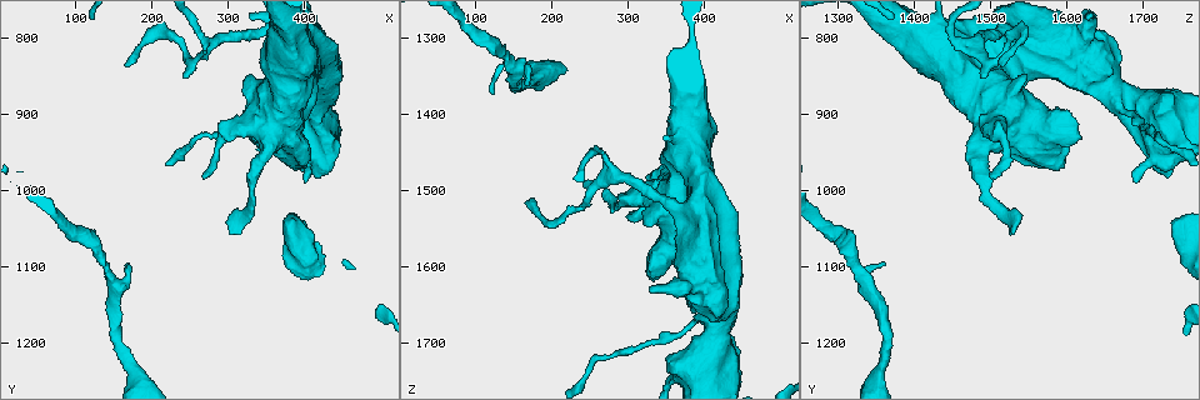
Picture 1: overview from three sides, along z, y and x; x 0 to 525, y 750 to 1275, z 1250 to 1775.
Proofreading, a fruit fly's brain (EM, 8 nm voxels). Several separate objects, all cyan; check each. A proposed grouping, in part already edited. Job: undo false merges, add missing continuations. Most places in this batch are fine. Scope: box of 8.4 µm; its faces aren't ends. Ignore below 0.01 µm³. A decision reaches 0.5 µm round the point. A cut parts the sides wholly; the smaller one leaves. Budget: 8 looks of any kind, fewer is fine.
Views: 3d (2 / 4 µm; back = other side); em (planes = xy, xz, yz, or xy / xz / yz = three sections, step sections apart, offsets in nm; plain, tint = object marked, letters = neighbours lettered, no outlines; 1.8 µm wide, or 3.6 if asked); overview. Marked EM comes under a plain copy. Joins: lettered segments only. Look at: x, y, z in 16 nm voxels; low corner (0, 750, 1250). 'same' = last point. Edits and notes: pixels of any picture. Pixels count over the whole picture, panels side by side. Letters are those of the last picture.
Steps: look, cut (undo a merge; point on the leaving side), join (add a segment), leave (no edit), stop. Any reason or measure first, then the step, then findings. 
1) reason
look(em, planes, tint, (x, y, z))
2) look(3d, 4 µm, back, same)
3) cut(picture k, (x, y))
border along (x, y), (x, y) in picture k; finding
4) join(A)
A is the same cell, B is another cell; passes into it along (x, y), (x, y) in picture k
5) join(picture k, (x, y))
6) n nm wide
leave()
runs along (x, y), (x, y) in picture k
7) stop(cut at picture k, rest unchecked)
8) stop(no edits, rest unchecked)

look(em, planes, tint, (165, 840, 1515))

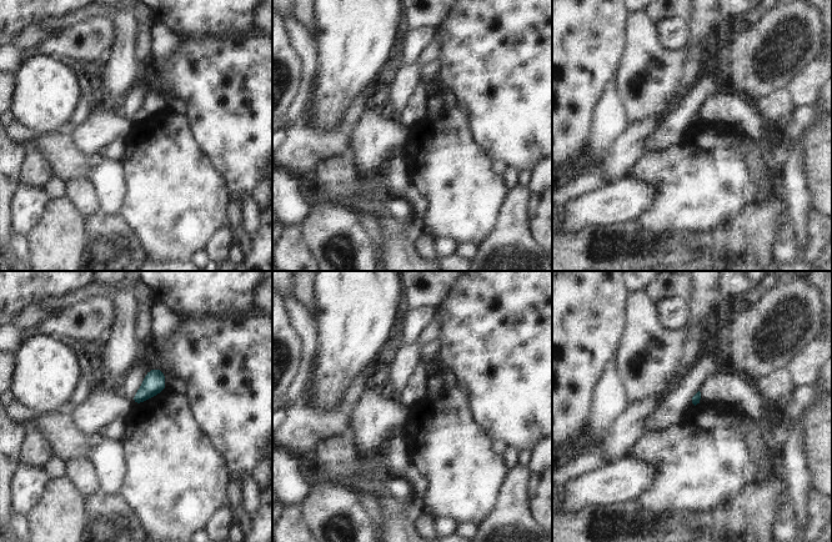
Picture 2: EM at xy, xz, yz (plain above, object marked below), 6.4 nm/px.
look(em, planes, letters, same)

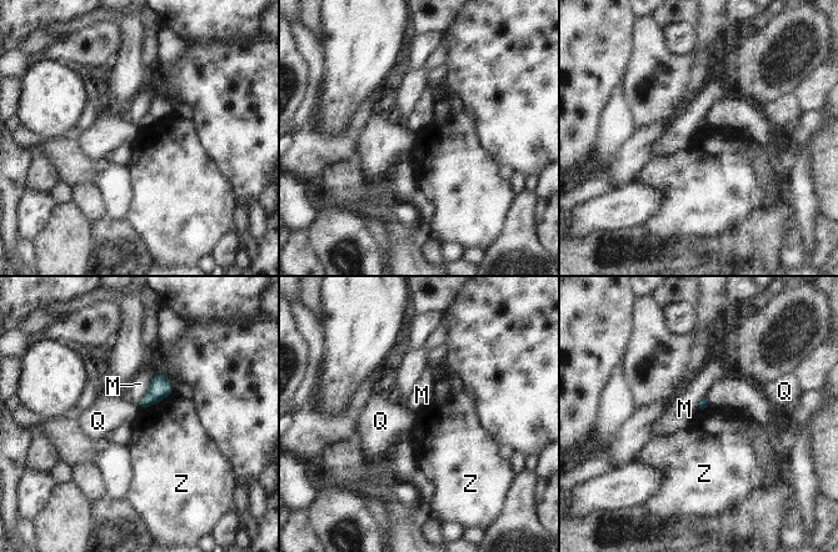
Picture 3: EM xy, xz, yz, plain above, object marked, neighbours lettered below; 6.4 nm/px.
leave()
M, Q and Z are other cells; border along (153, 377), (139, 402), (139, 409) in picture 3; no lettered segment goes on from it

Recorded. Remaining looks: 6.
calibre changes
look(em, 3.6 µm, planes, letters, (395, 815, 1625))

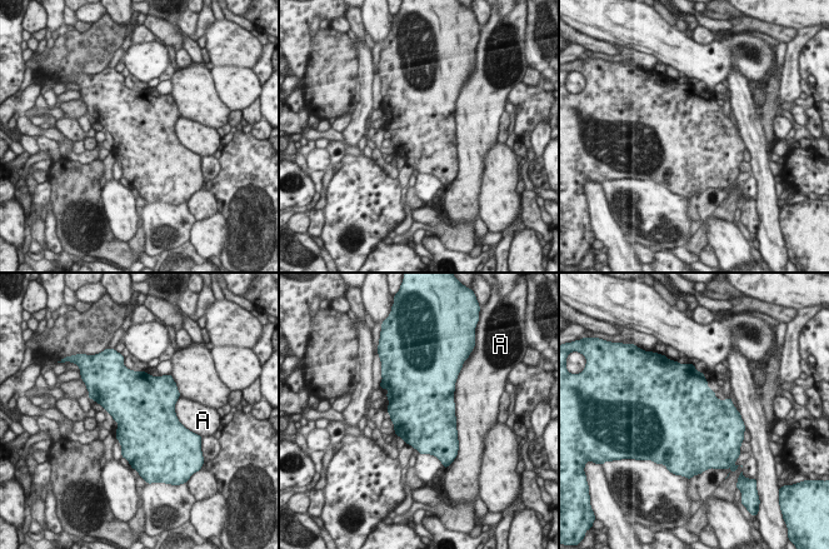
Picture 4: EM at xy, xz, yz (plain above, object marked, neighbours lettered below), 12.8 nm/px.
A touches over 600 nm
leave()
A is another cell; border along (454, 389), (454, 415), (458, 433) in picture 4; continuous, no second neuron

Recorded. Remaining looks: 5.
free end
look(3d, 2 µm, (170, 1095, 1360))

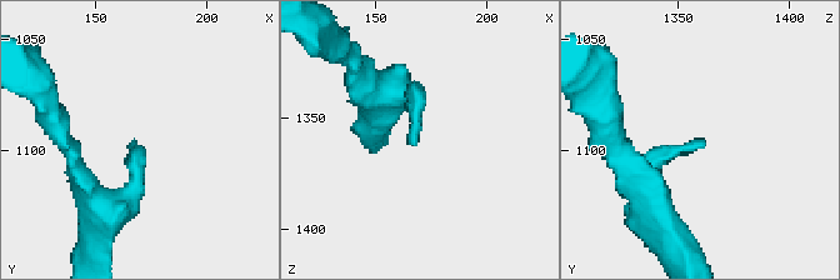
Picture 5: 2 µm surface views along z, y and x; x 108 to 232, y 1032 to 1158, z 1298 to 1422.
look(em, planes, letters, (166, 1096, 1363))

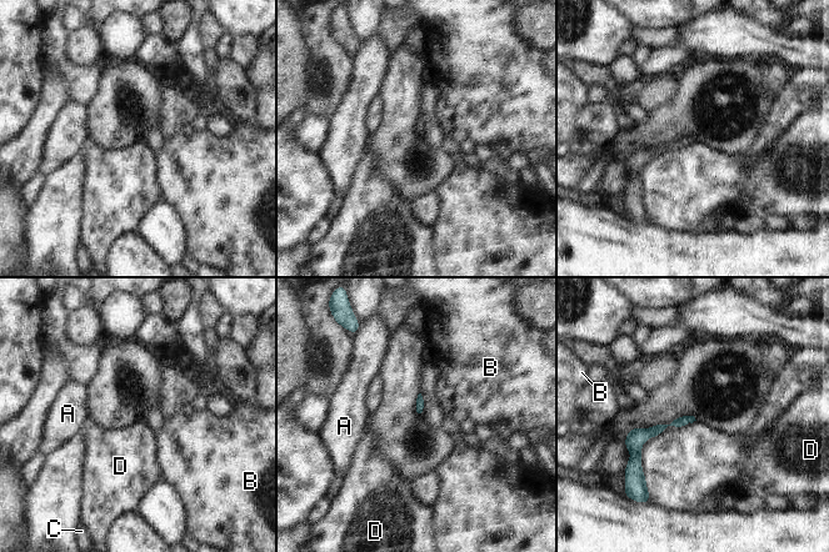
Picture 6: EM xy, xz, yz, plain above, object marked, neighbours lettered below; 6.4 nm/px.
leave()
A, B, C and D are other cells; runs along (690, 418), (647, 432), (635, 460) in picture 6; none of them fits

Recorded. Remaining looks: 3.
stop(no edits, rest unchecked)

